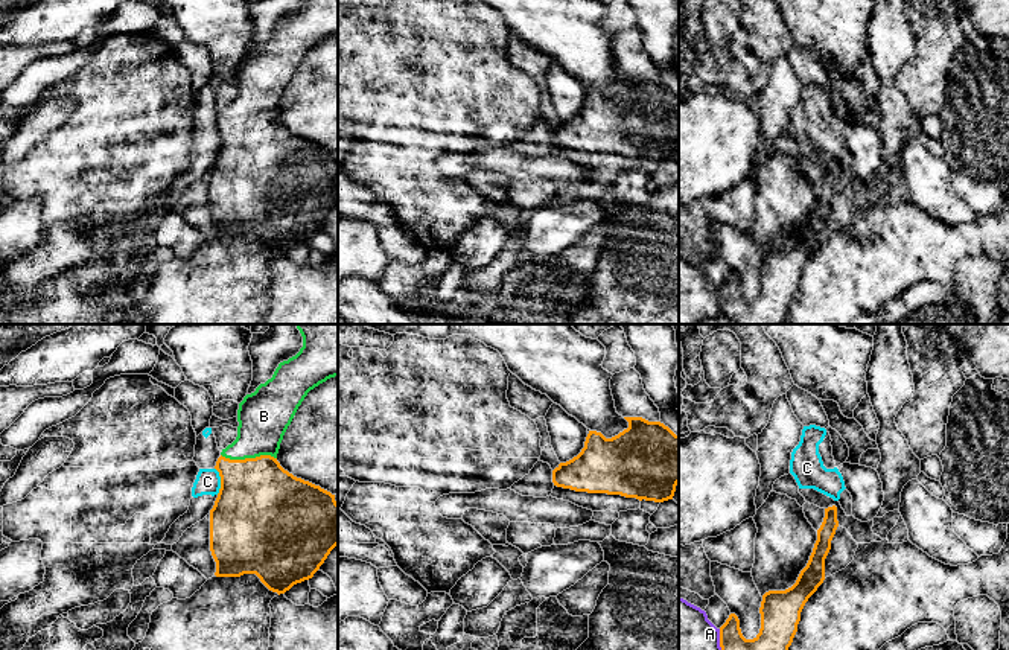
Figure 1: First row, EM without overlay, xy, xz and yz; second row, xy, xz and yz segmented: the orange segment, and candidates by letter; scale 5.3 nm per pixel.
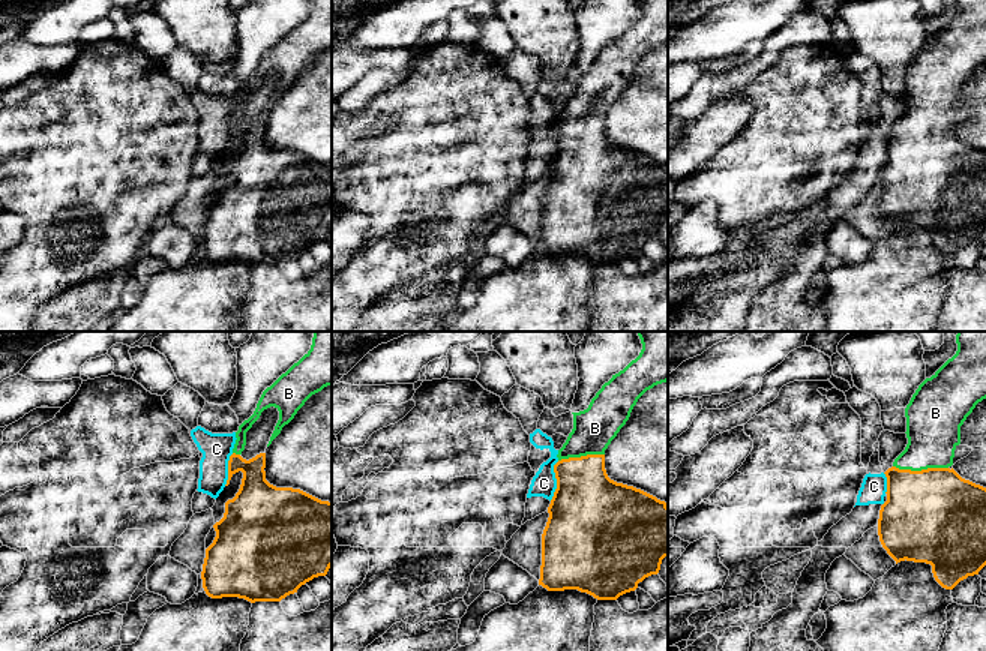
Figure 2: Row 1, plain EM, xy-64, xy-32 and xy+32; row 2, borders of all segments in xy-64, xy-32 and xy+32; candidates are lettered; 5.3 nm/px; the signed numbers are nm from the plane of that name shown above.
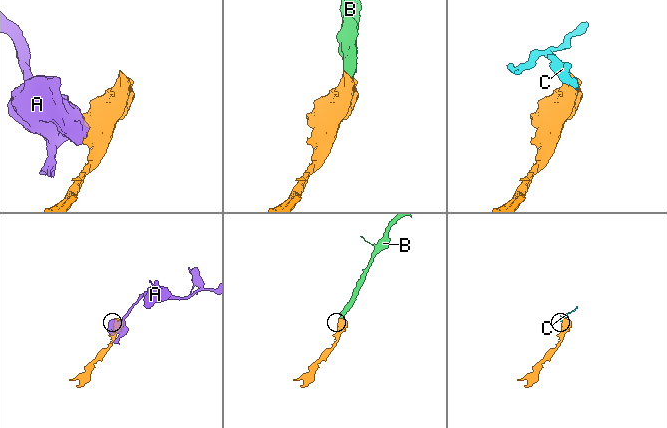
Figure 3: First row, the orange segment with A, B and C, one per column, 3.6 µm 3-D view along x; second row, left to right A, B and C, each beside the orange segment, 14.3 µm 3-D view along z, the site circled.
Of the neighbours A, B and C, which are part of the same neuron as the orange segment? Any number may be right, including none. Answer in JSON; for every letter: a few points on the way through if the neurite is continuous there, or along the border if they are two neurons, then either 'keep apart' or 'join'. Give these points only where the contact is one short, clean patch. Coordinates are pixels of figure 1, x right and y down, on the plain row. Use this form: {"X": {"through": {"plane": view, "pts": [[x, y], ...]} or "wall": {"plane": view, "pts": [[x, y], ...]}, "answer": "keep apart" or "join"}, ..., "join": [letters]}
{"A": {"answer": "keep apart"}, "B": {"through": {"plane": "xy", "pts": [[259, 163], [248, 117], [256, 107], [264, 75]]}, "answer": "join"}, "C": {"wall": {"plane": "xy", "pts": [[215, 127], [219, 136], [218, 152]]}, "answer": "keep apart"}, "join": ["B"]}

